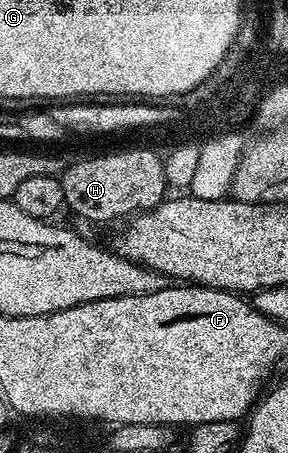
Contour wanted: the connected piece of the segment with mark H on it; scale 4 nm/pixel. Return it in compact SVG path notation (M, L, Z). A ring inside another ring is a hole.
M124 149L121 153L104 153L101 157L88 157L85 161L74 162L73 165L71 162L64 172L59 174L64 204L69 210L72 208L78 216L85 217L88 221L97 221L100 225L106 224L107 221L116 221L119 217L128 219L137 213L149 212L166 197L164 164L161 154L156 154L152 149Z

